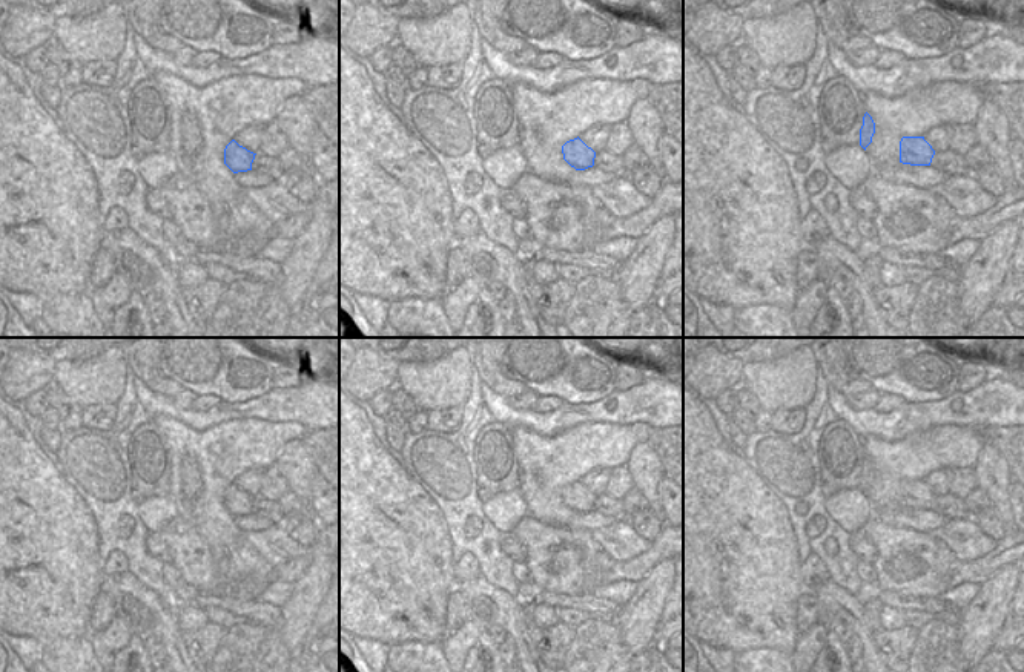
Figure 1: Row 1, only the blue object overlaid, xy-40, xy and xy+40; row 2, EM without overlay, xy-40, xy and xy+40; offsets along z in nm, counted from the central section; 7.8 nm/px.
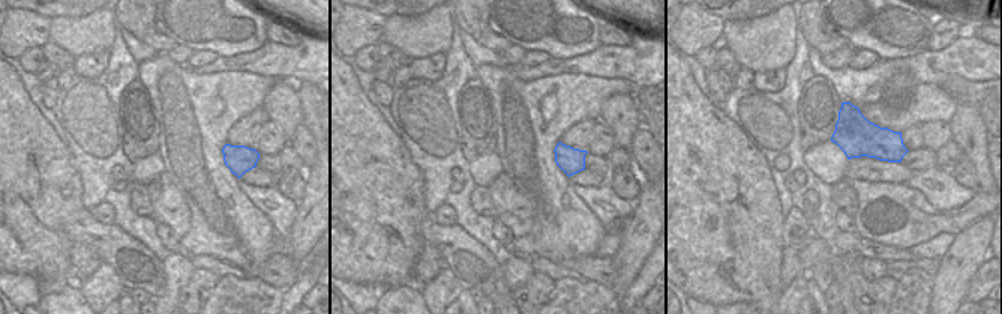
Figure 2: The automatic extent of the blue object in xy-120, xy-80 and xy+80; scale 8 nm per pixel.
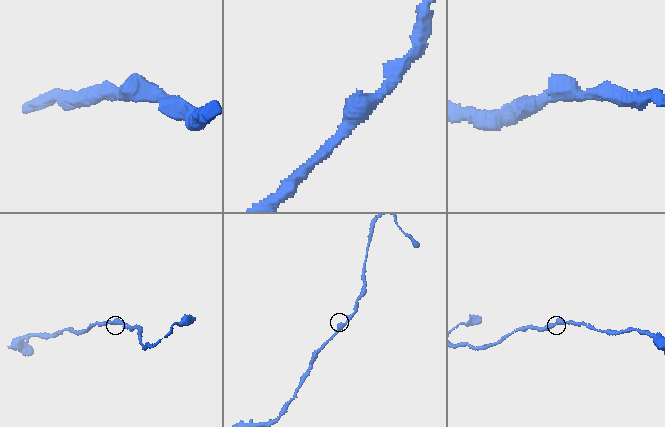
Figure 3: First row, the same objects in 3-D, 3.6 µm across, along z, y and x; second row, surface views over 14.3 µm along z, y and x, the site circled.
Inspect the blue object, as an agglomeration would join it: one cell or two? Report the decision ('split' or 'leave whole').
leave whole

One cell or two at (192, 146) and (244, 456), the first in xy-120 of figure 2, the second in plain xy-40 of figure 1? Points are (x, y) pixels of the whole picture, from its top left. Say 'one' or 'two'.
one

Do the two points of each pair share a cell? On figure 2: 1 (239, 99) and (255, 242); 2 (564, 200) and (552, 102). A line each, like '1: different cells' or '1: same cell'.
1: same cell
2: same cell

